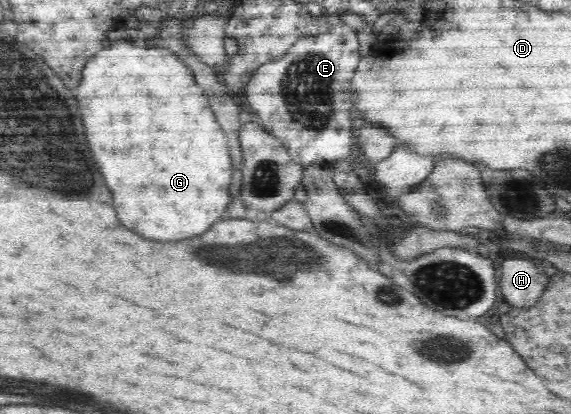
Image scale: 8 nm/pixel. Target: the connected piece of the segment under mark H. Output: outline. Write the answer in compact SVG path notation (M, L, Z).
M505 257L499 285L509 305L533 305L547 287L549 277L529 257Z

